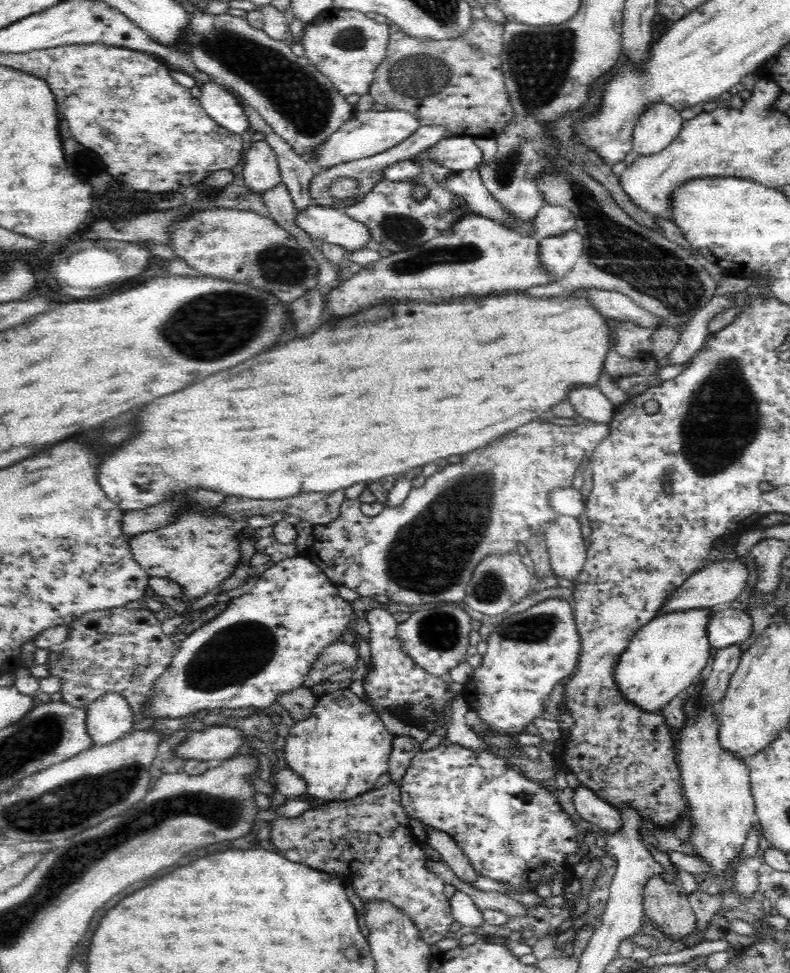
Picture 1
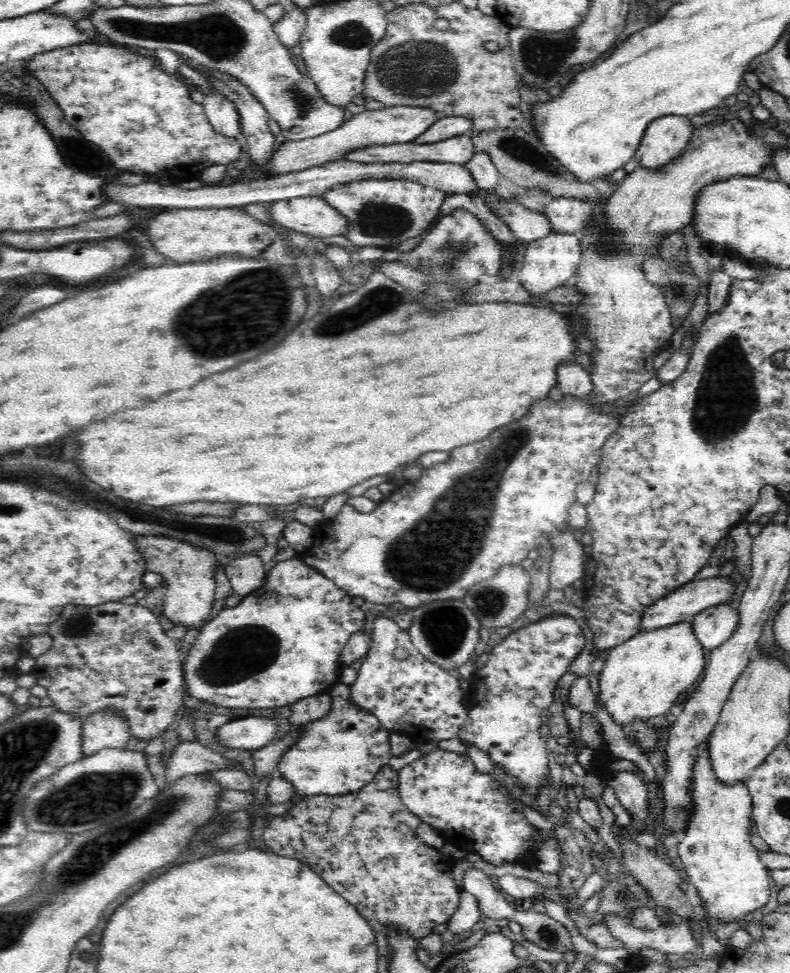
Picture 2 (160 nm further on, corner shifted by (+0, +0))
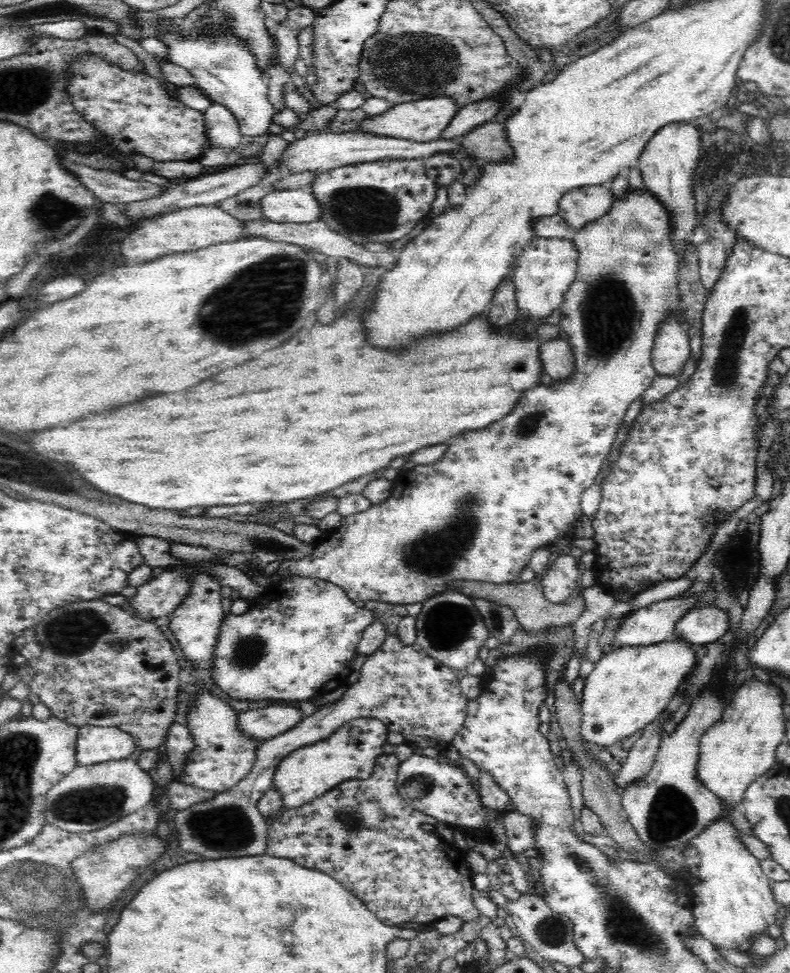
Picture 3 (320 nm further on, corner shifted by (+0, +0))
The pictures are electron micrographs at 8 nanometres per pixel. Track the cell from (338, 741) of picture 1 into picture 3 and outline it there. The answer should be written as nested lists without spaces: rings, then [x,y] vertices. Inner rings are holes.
[[[358,718],[342,724],[328,738],[302,746],[283,757],[273,776],[272,786],[282,797],[285,808],[298,808],[302,804],[326,794],[341,782],[370,778],[374,772],[376,757],[384,754],[382,746],[387,742],[386,725],[375,718]]]

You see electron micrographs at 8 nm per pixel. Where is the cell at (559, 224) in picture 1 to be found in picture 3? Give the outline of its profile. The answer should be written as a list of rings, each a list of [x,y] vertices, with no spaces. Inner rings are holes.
[[[602,185],[583,186],[568,191],[558,204],[558,214],[570,227],[580,230],[589,222],[610,212],[615,200],[612,192]]]

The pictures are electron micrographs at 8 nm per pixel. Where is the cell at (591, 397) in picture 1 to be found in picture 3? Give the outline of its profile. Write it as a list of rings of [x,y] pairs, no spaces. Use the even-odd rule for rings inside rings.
[[[559,337],[540,346],[540,360],[544,372],[552,377],[554,382],[568,380],[576,374],[576,362],[571,347],[566,340]]]

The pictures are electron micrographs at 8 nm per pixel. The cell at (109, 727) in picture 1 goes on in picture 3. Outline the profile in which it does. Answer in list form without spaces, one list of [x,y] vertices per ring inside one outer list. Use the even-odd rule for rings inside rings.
[[[84,725],[79,727],[75,757],[78,765],[90,766],[128,758],[134,748],[134,739],[119,728]]]

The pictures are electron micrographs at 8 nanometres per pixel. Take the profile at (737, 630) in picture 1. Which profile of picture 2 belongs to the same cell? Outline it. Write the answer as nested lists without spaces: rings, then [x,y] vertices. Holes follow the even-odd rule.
[[[726,603],[710,606],[689,620],[698,642],[706,650],[718,648],[738,627],[739,612]]]

